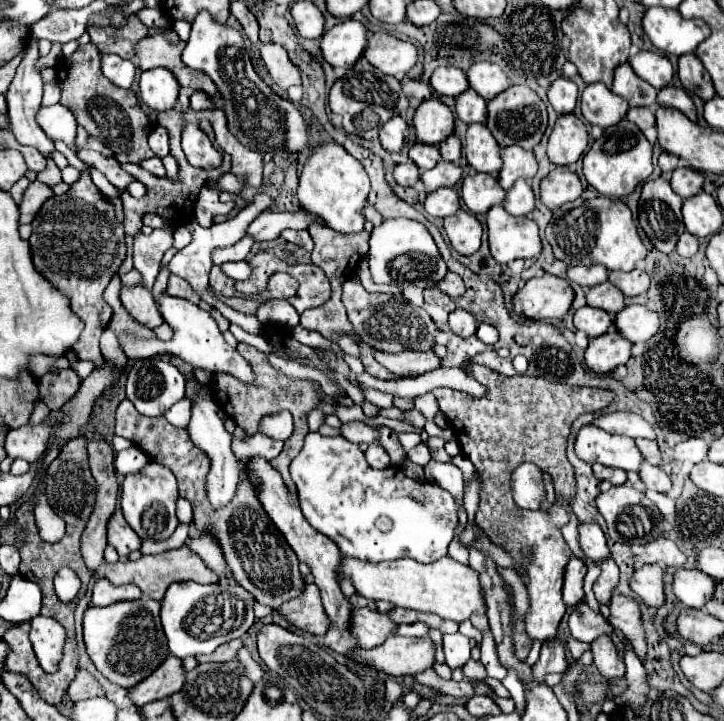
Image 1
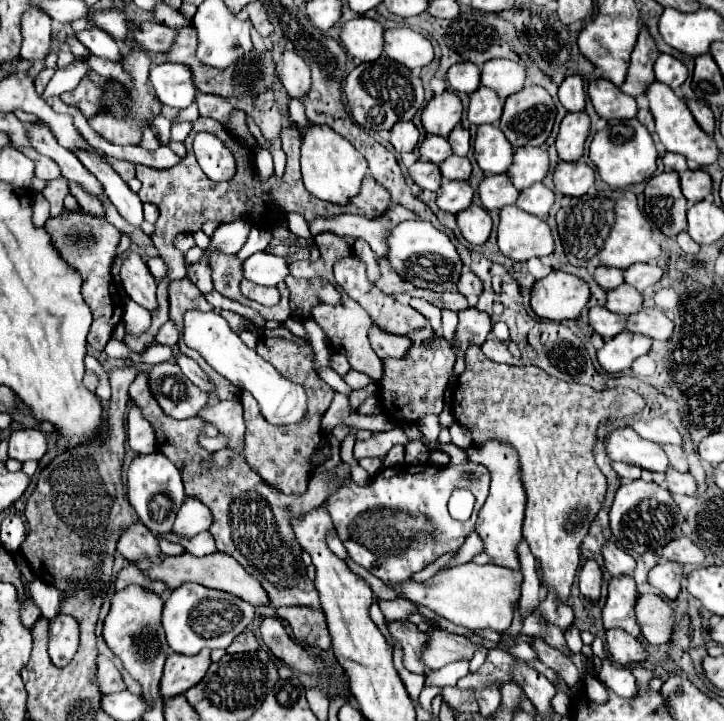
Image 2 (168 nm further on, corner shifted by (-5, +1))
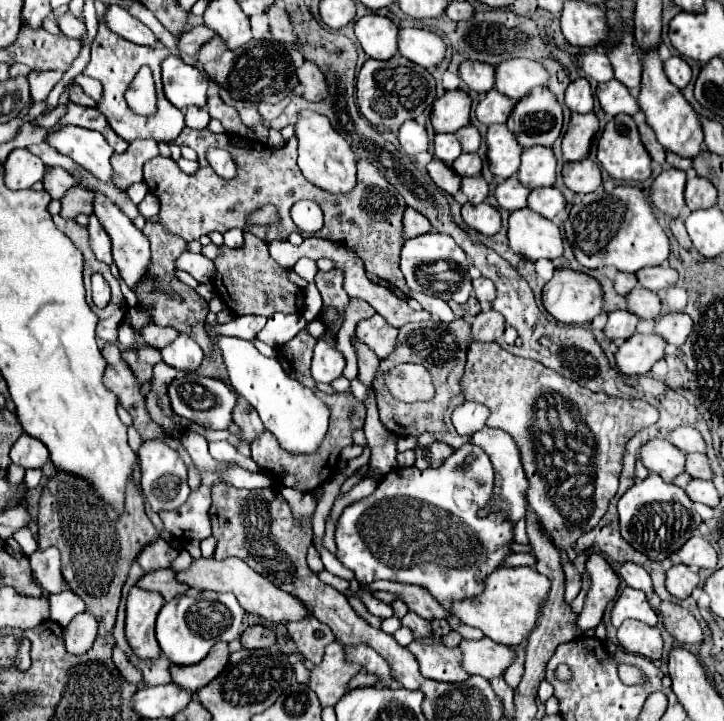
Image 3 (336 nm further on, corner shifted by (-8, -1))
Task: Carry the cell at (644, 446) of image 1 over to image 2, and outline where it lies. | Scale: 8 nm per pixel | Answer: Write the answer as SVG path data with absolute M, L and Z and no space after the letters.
M663 446L667 456L669 456L669 464L673 468L677 468L679 472L687 472L689 470L689 464L687 464L687 456L685 456L685 450L681 446Z

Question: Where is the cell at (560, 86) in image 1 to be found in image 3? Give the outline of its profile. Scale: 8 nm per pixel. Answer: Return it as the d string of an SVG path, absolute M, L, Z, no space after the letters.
M578 78L566 88L566 106L572 112L592 112L594 96L586 78Z

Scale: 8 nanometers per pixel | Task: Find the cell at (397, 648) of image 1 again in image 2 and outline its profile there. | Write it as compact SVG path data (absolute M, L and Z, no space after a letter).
M433 628L429 644L425 646L425 652L423 652L423 664L431 670L437 670L457 660L471 660L477 648L479 644L471 642L465 636L457 636L441 628Z

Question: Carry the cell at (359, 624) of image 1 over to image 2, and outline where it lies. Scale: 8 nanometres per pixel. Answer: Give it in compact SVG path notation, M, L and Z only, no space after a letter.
M409 620L387 622L389 634L403 646L403 666L415 674L425 674L427 666L421 662L423 650L429 640L429 632L419 632Z

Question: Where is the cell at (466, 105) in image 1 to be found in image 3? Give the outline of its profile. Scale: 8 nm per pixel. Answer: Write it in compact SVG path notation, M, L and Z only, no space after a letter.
M490 90L484 96L480 96L480 102L476 106L476 118L490 126L490 124L504 124L508 120L508 114L512 112L516 102L512 102L508 96L500 94L498 90Z

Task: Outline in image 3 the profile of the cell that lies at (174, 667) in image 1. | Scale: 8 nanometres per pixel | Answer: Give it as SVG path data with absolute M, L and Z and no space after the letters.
M218 642L218 644L212 646L212 650L204 658L204 662L198 662L196 666L176 666L176 664L172 664L170 666L172 682L178 684L184 690L196 692L202 686L206 686L208 682L212 682L222 672L222 668L228 662L228 656L230 656L228 644Z

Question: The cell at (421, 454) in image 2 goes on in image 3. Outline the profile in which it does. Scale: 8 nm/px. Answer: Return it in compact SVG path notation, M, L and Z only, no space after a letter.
M434 442L430 446L420 446L416 448L416 468L424 470L424 468L438 468L450 454L454 452L454 448L450 448L444 442Z

